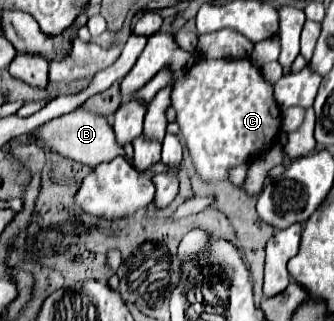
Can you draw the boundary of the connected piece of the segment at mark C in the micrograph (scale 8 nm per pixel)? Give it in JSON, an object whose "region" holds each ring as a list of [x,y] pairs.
{"region":[[[201,59],[175,79],[171,103],[177,111],[181,139],[189,147],[197,173],[207,181],[225,181],[231,167],[247,165],[279,137],[281,111],[273,99],[273,87],[247,59]]]}

